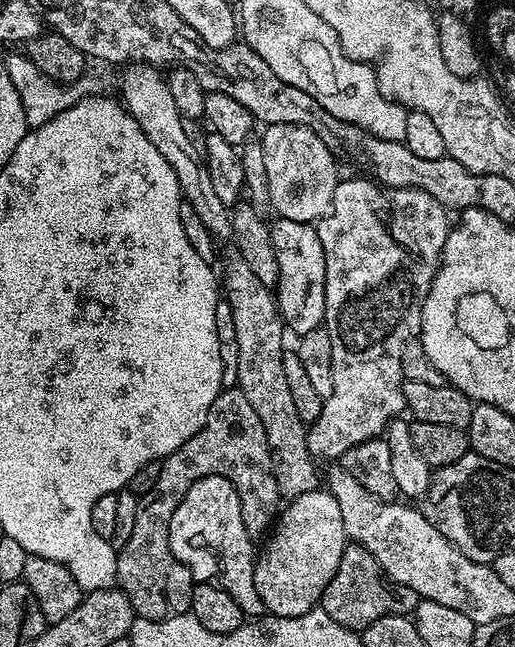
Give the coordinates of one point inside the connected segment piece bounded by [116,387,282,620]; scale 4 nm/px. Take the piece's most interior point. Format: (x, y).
(231, 443)

